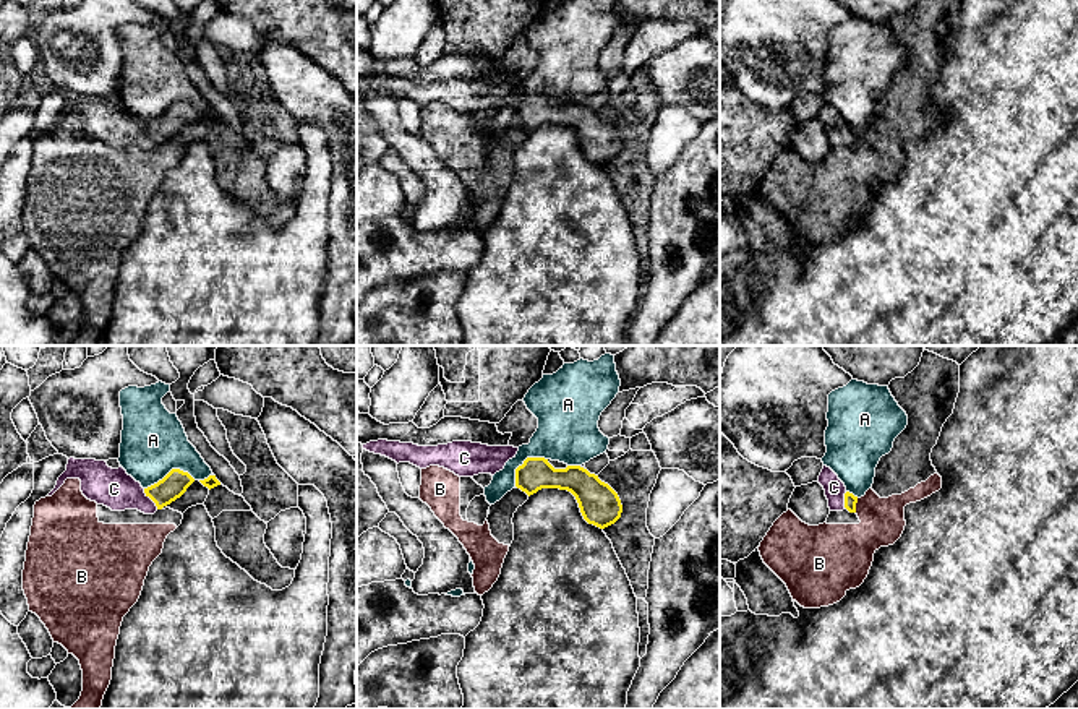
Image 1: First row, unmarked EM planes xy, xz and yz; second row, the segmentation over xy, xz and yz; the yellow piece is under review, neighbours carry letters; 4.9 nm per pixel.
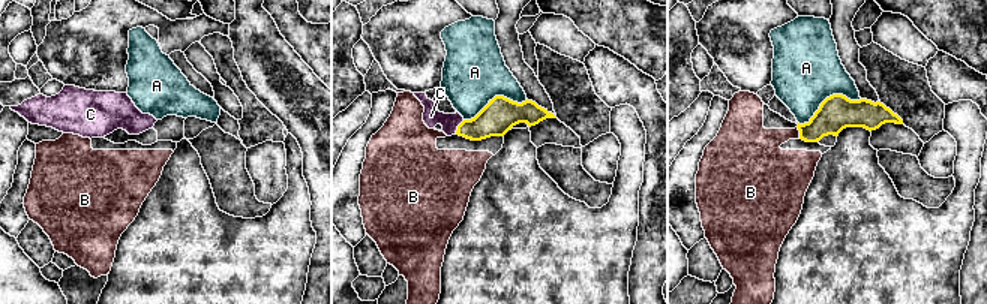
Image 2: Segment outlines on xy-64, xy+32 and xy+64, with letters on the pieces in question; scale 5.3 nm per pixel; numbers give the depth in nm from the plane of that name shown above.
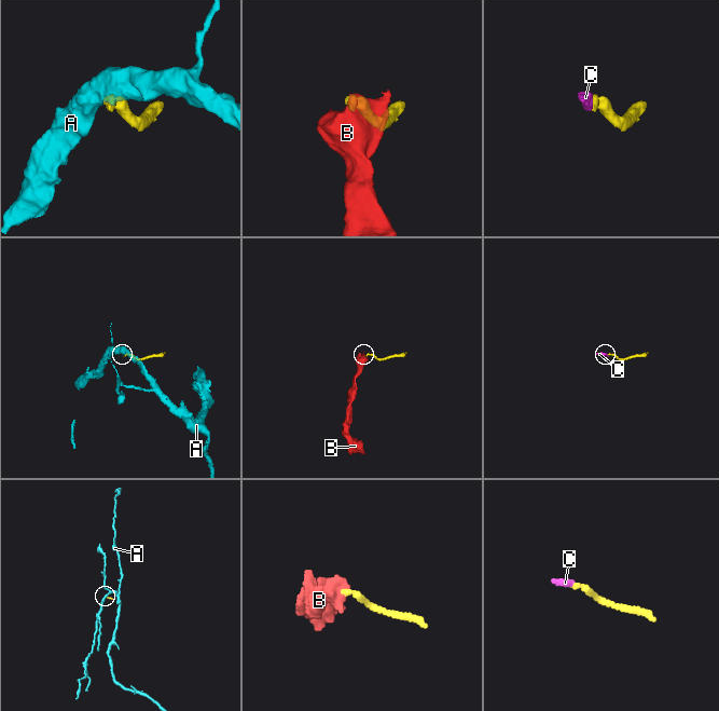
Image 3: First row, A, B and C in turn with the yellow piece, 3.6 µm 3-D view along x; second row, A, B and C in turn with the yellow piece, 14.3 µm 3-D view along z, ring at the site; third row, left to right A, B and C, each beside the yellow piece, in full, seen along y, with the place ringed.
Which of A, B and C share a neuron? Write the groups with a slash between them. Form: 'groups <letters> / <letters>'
groups A / B / C

